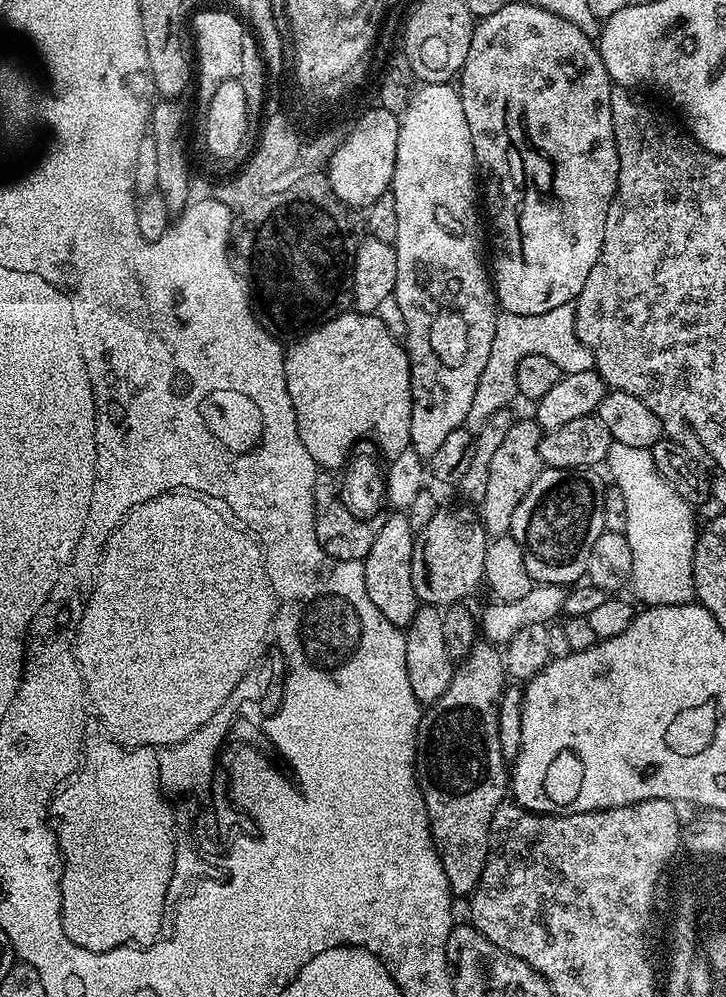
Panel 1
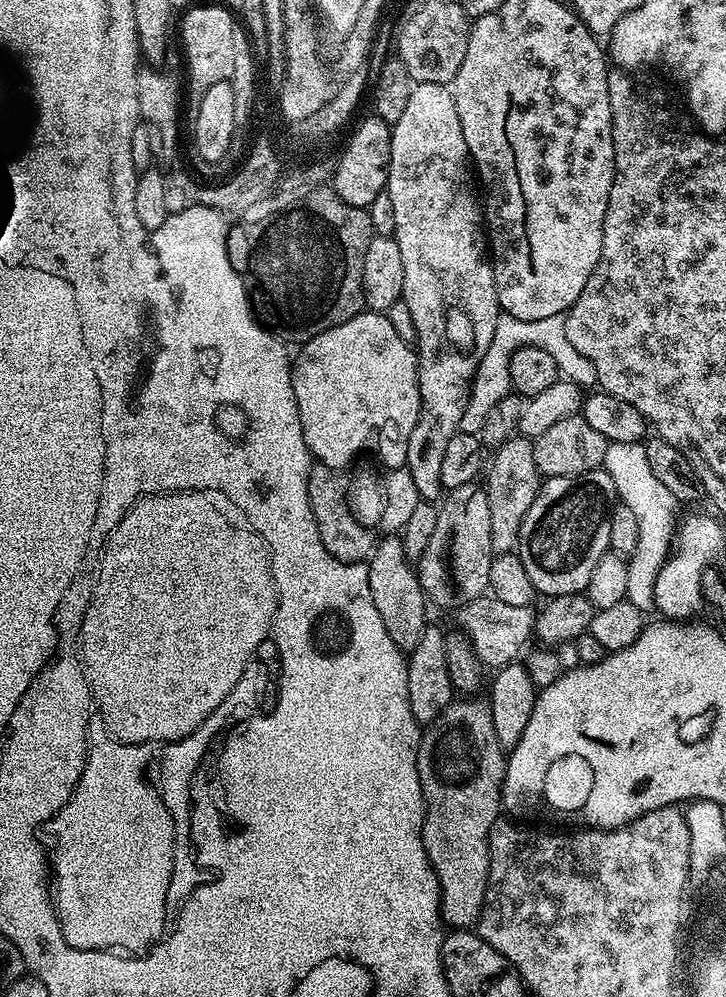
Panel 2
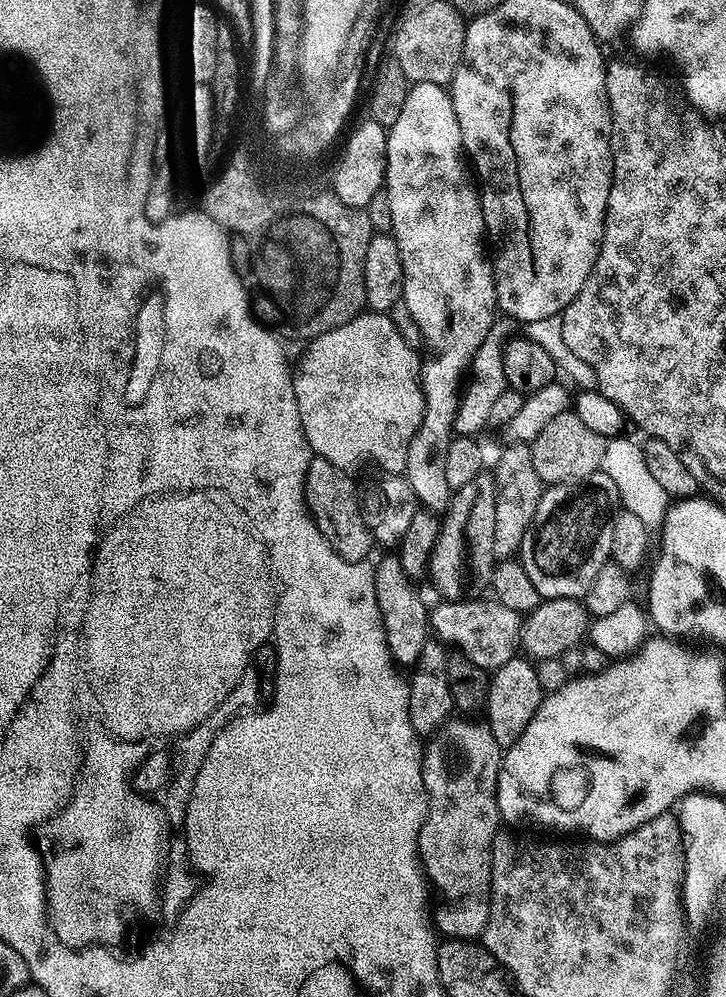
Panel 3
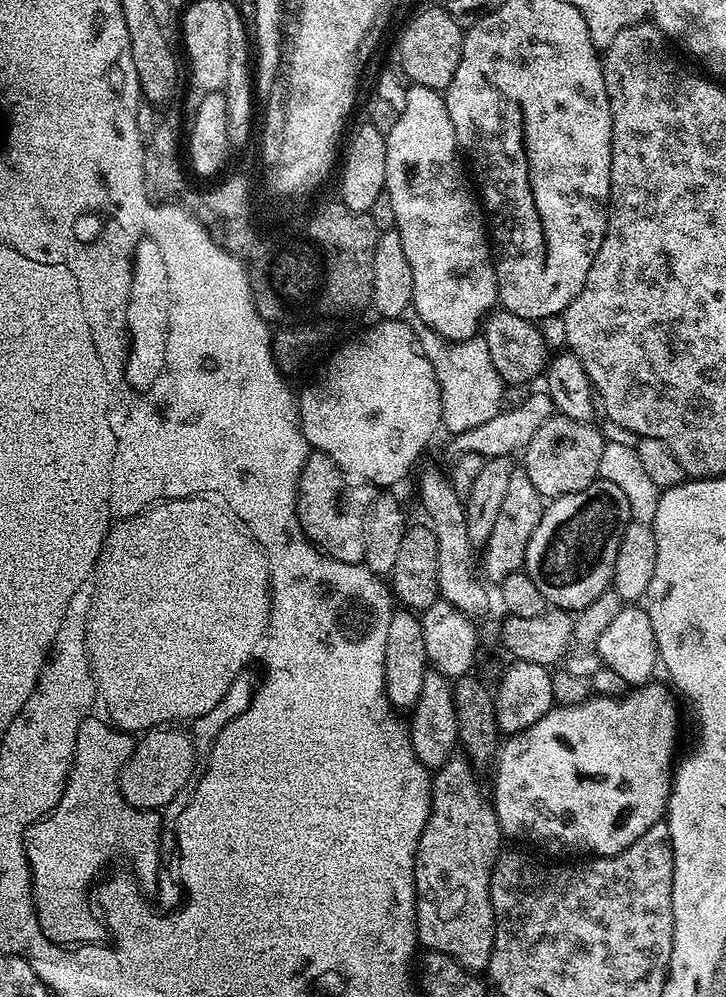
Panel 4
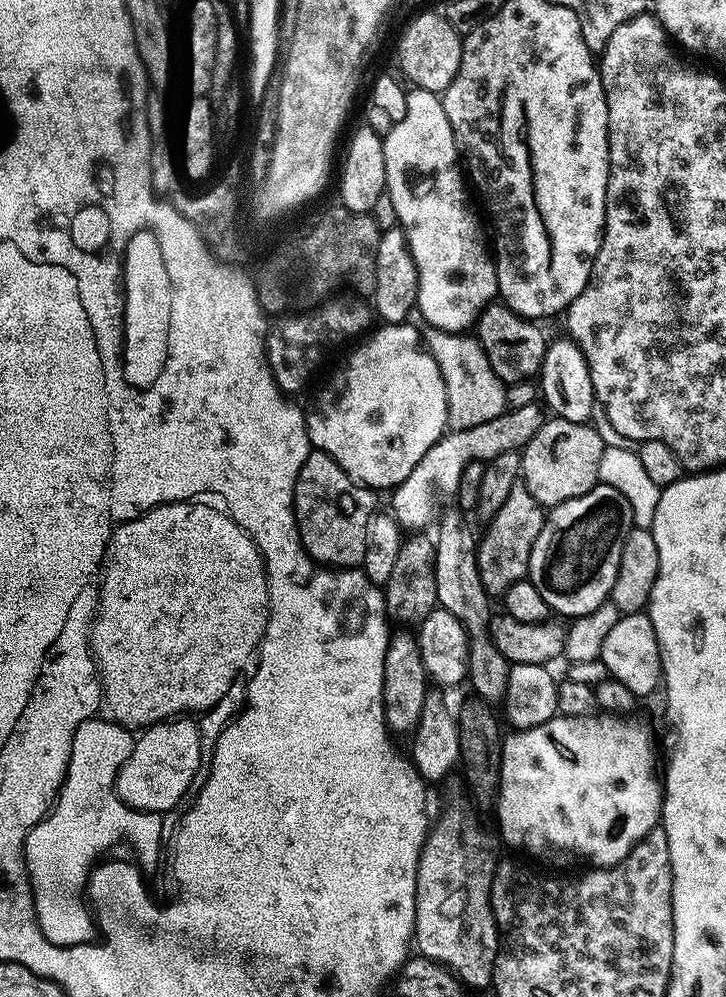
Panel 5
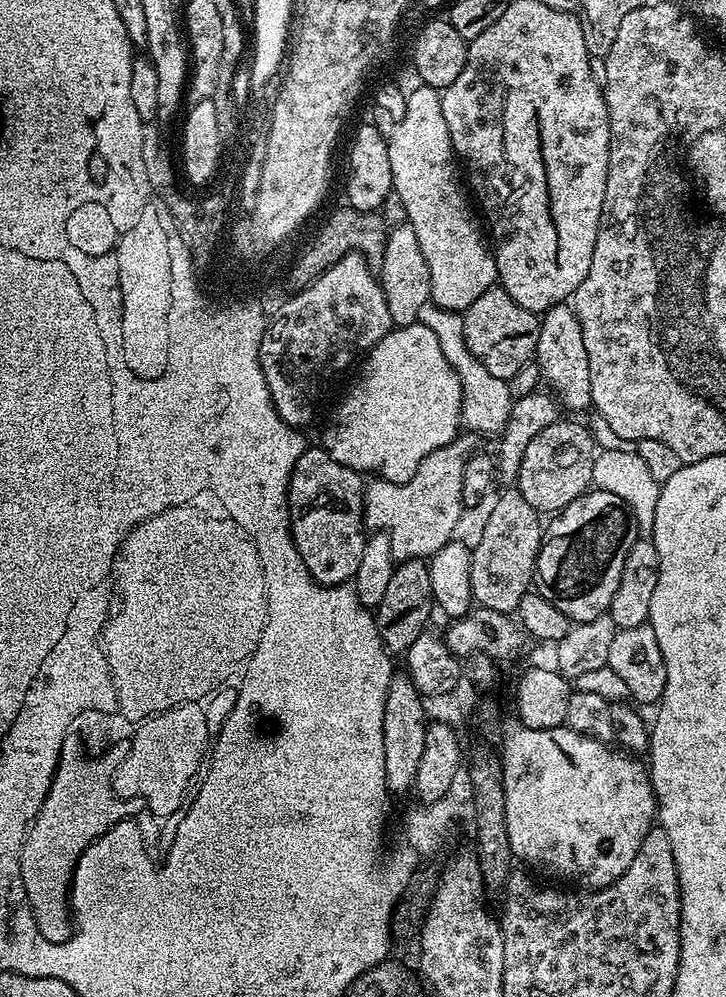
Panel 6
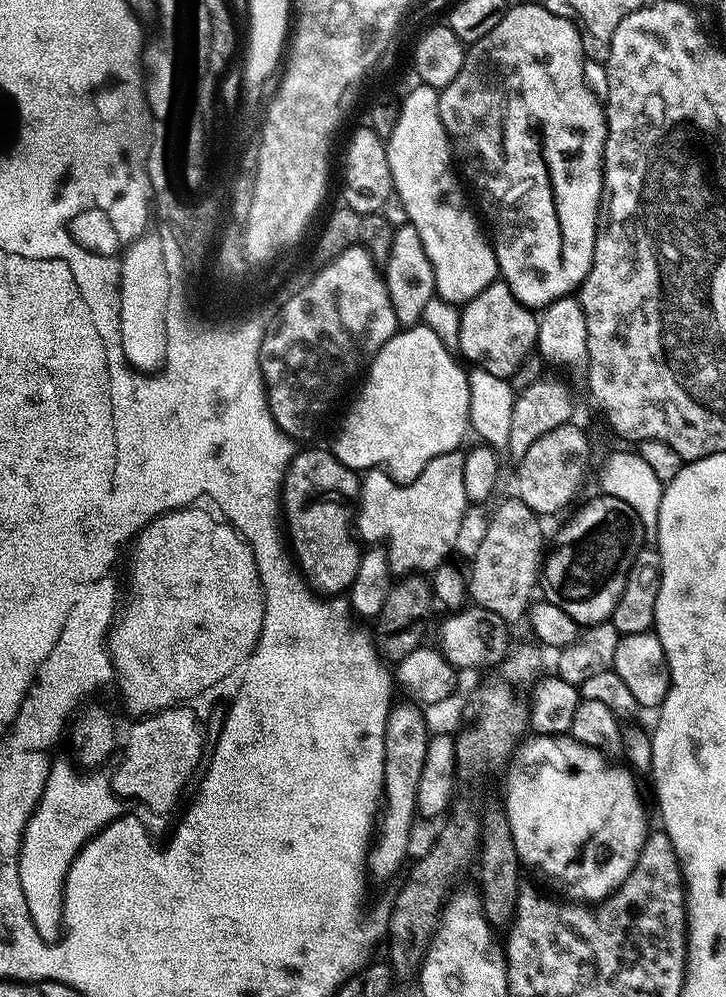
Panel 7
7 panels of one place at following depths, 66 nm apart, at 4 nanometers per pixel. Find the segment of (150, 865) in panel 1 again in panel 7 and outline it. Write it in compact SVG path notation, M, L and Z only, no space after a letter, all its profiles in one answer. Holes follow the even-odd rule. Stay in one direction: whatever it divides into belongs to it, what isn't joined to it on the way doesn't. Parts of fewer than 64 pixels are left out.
M49 763L45 788L40 790L36 809L24 825L24 837L20 843L18 878L22 882L22 894L26 898L26 910L30 910L32 929L46 942L55 942L62 935L64 908L60 905L60 880L64 880L64 868L72 860L72 852L80 848L80 840L95 832L104 820L116 816L116 804L107 792L104 781L98 782L90 794L84 784L76 780L67 765Z

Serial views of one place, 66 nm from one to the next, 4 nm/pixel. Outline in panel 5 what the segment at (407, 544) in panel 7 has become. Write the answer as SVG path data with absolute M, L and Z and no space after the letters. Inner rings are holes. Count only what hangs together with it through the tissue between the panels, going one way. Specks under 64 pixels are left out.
M533 402L530 405L509 407L498 418L490 418L490 422L482 422L482 426L470 426L469 428L454 428L445 431L444 437L426 454L422 454L422 462L410 470L410 478L402 482L391 493L391 515L396 517L401 529L416 528L412 530L424 530L428 523L435 521L436 503L440 500L440 492L454 494L458 490L458 482L462 482L462 470L470 466L475 460L489 461L498 458L503 452L514 452L523 449L524 445L534 438L534 434L540 429L546 419L545 413L540 413L541 405Z

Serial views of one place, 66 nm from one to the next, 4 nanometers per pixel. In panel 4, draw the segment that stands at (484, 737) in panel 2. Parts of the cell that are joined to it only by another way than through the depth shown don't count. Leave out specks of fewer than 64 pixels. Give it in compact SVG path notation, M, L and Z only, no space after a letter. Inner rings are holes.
M460 754L449 755L448 759L435 769L431 777L432 782L432 812L428 815L426 826L420 831L420 841L416 847L416 861L414 862L414 882L416 883L416 938L421 945L425 944L428 952L441 952L447 956L453 956L462 967L477 974L483 973L488 967L492 957L492 947L494 946L494 910L492 909L492 899L490 898L490 886L492 885L492 871L496 865L496 860L502 851L502 833L500 823L496 817L496 810L493 801L484 793L484 788L480 785L477 769L471 760Z

